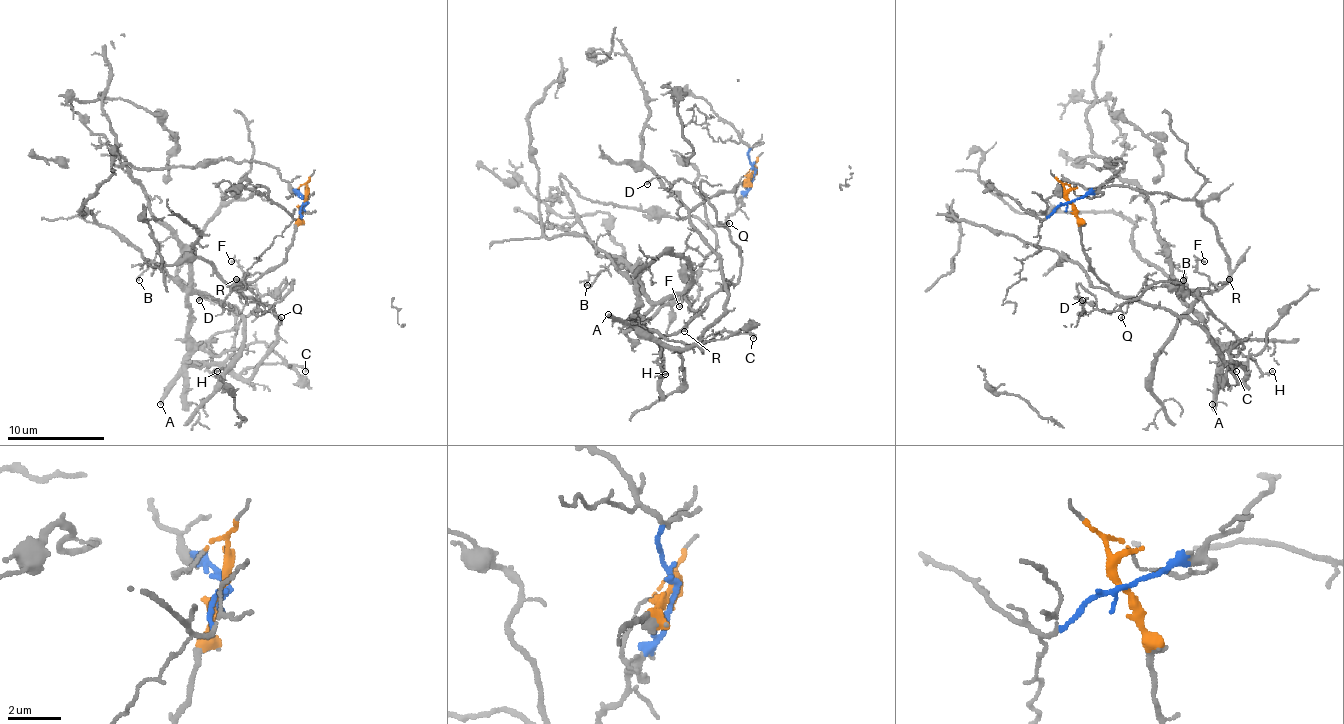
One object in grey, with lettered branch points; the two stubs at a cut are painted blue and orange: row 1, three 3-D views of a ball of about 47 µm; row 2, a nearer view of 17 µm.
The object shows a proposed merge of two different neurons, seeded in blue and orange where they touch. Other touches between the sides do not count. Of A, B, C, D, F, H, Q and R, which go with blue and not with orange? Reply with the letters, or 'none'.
B, D, F, H, Q, R

